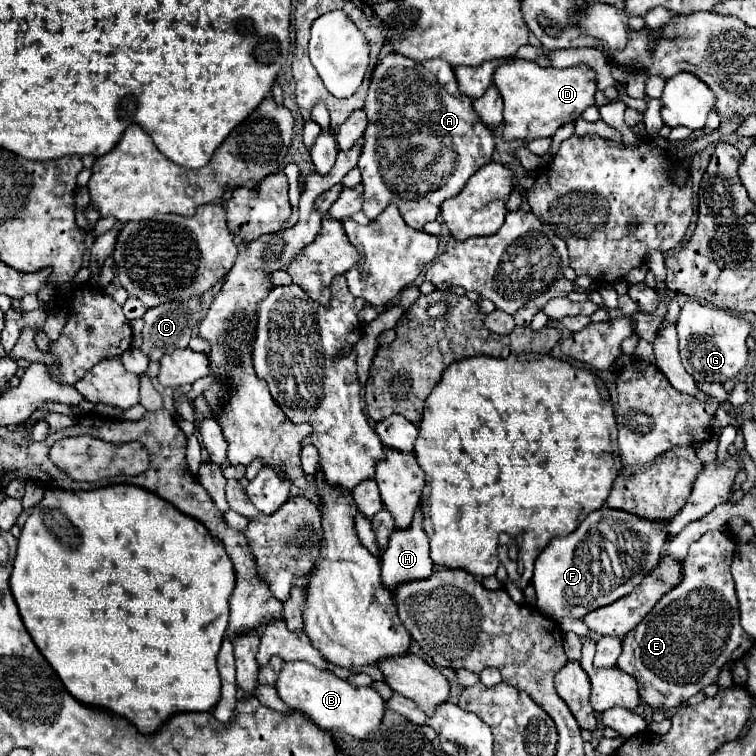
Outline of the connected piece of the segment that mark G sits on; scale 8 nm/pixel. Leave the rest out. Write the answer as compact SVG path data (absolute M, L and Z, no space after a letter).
M687 301L681 307L681 315L677 319L677 335L681 363L695 381L725 383L735 377L747 363L749 351L745 341L751 335L751 325L723 309L715 309L697 301Z

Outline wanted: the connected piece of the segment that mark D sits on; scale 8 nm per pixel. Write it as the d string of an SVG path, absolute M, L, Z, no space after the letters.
M515 59L509 63L499 63L493 73L493 85L503 97L503 139L505 141L533 141L537 137L553 137L555 131L569 121L575 121L583 111L595 105L595 73L585 67L565 67L565 69L543 69L537 63Z

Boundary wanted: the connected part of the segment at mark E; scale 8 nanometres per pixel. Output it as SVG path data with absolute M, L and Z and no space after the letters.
M715 529L715 531L705 533L699 541L695 541L695 543L689 547L689 555L685 557L685 567L683 567L683 581L681 581L681 585L677 585L673 591L669 591L669 593L647 613L647 617L645 617L631 633L625 635L625 639L623 639L623 653L621 653L619 659L617 659L617 667L637 679L637 683L639 683L639 695L641 695L641 699L643 699L649 707L653 707L653 709L673 709L673 707L683 705L689 697L697 695L703 687L717 683L717 677L719 677L719 671L723 669L723 665L729 665L729 663L735 663L735 661L743 659L745 653L753 647L753 639L751 639L751 637L743 631L743 627L739 625L739 605L737 605L735 585L733 585L733 577L731 577L731 561L733 561L735 549L737 549L735 539L733 539L731 535L727 535L725 531Z

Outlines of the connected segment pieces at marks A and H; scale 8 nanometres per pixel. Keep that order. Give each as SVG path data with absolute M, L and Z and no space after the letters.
M389 53L373 71L369 93L365 99L365 113L369 125L363 135L363 149L359 155L359 171L363 185L363 213L375 221L379 213L391 203L399 207L401 217L413 229L423 229L425 223L435 221L445 199L455 197L475 171L491 163L495 149L493 131L487 129L471 107L471 99L461 95L453 77L453 67L445 61L417 63L399 53Z
M419 509L409 529L393 531L383 553L381 581L385 589L395 589L403 581L421 581L431 577L433 561L429 557L429 539L421 527L423 511Z

